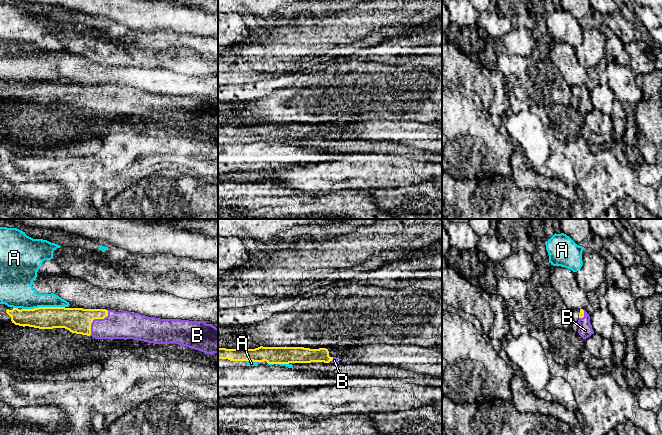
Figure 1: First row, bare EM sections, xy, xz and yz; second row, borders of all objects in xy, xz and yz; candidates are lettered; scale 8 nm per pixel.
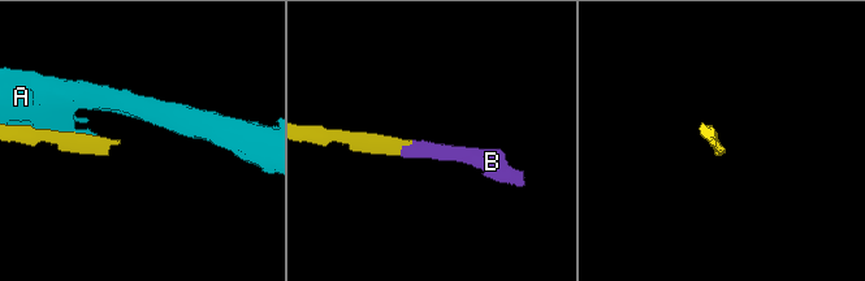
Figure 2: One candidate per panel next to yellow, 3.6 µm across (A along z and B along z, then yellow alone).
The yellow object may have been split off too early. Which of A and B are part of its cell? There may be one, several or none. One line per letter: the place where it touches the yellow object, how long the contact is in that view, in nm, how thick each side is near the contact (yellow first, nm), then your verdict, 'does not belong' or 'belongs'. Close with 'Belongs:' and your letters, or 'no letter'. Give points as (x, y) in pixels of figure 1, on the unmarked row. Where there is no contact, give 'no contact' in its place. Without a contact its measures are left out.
A: xy (43, 83) | 340 nm | 180/260 nm | does not belong
B: xy (95, 94) | 260 nm | 200/220 nm | belongs
Belongs: B

